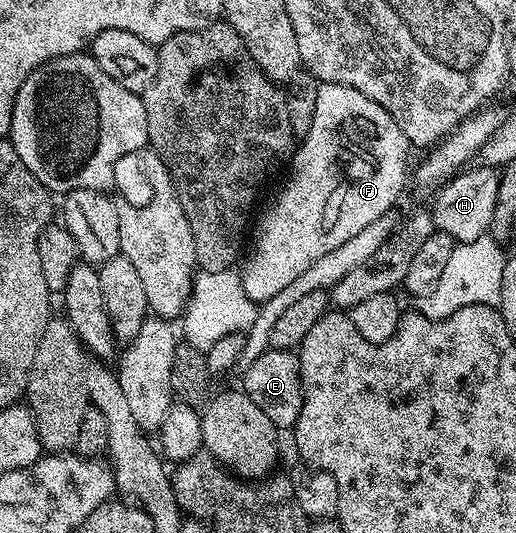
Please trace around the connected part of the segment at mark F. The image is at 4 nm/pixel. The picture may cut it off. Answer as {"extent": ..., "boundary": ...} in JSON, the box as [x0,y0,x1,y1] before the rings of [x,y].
{"extent":[241,83,409,302],"boundary":[[[320,83],[317,90],[317,108],[313,115],[313,124],[307,136],[302,137],[301,143],[294,149],[293,155],[289,161],[291,173],[287,176],[287,181],[283,184],[283,189],[275,196],[275,201],[268,206],[263,212],[263,217],[258,220],[253,228],[253,236],[255,232],[255,252],[248,251],[247,265],[241,268],[243,278],[243,289],[250,300],[262,302],[273,298],[273,294],[277,294],[293,282],[293,278],[299,277],[305,270],[309,270],[309,266],[313,266],[313,262],[317,262],[317,258],[324,257],[331,250],[337,250],[337,246],[341,246],[343,242],[349,242],[349,238],[353,238],[353,234],[360,233],[365,230],[365,226],[369,226],[369,222],[377,222],[377,218],[388,215],[392,211],[391,207],[395,204],[395,199],[403,192],[403,183],[409,180],[409,168],[407,172],[407,151],[409,145],[405,134],[401,134],[401,126],[397,126],[397,122],[393,122],[393,118],[382,106],[377,102],[373,102],[373,98],[365,98],[365,94],[361,94],[361,90],[353,90],[344,84],[324,84]]]}

